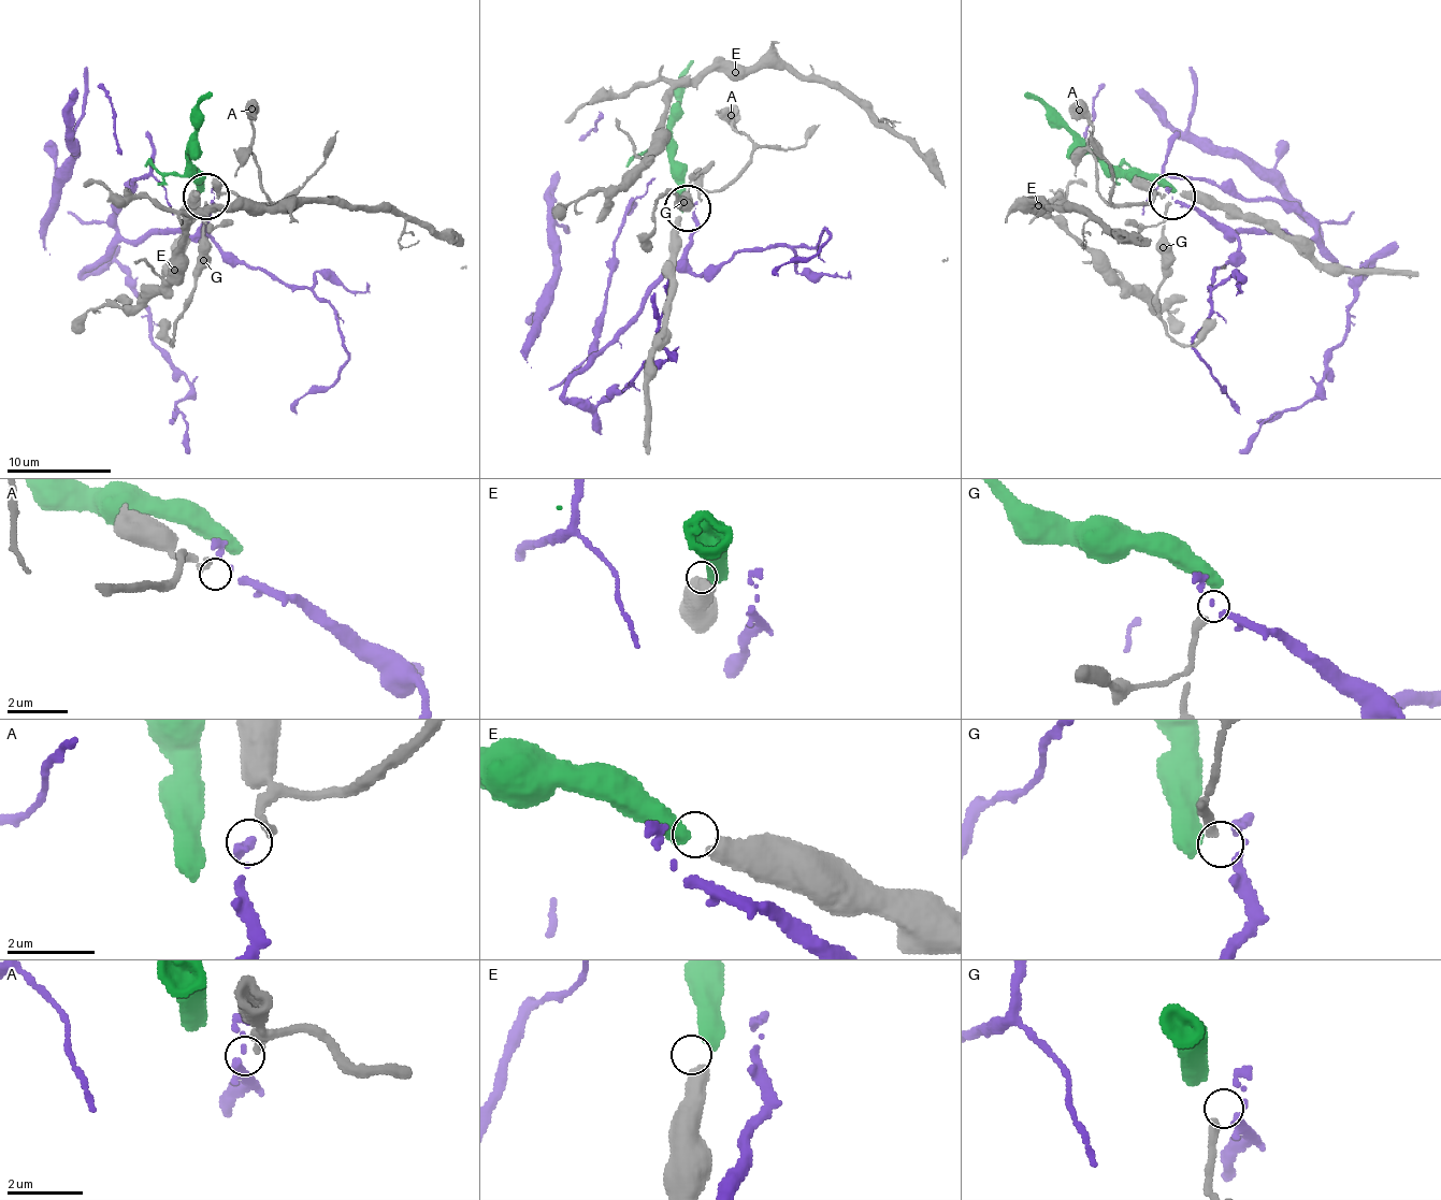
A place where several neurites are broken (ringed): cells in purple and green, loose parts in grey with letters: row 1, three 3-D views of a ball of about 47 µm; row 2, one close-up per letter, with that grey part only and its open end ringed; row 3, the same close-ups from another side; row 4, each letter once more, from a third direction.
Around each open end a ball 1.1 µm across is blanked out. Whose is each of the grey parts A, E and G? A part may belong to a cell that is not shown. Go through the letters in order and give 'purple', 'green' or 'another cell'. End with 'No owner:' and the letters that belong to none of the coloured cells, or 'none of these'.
A: purple
E: green
G: another cell
No owner: G

